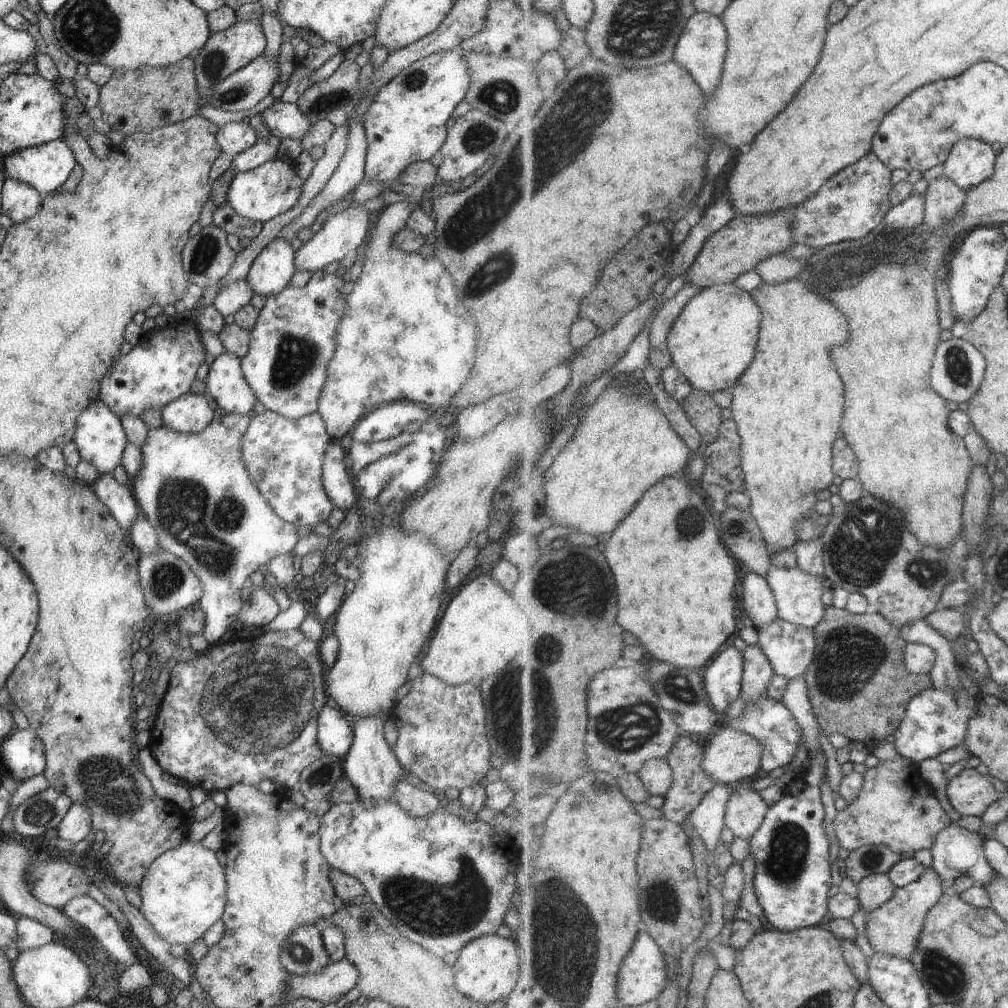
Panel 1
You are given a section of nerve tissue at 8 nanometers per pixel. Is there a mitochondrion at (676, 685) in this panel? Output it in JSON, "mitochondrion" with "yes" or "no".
{"mitochondrion":"yes"}

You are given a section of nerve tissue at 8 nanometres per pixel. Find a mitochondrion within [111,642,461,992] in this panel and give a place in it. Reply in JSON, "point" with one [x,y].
{"point":[297,952]}

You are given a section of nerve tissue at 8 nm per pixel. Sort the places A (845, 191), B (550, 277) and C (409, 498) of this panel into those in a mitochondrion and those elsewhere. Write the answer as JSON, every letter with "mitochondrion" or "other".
{"A":"other","B":"other","C":"other"}

